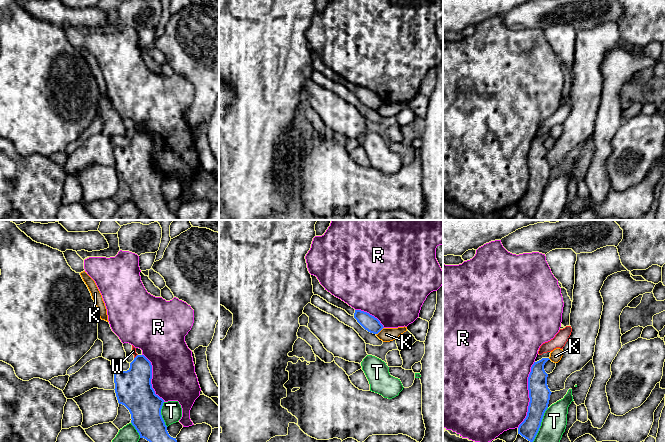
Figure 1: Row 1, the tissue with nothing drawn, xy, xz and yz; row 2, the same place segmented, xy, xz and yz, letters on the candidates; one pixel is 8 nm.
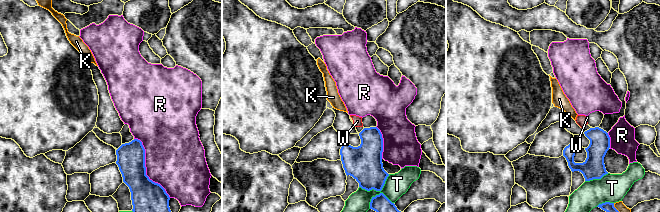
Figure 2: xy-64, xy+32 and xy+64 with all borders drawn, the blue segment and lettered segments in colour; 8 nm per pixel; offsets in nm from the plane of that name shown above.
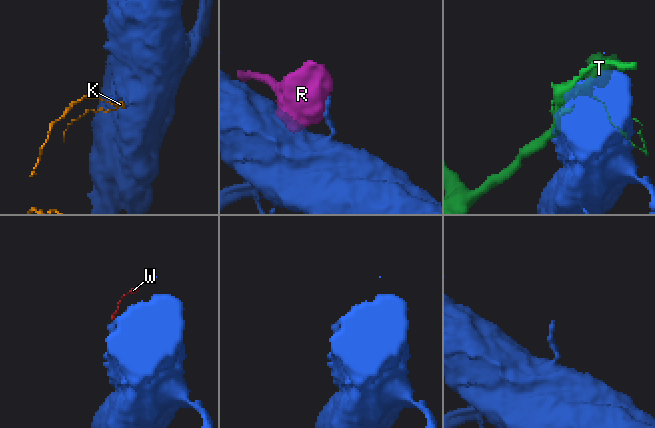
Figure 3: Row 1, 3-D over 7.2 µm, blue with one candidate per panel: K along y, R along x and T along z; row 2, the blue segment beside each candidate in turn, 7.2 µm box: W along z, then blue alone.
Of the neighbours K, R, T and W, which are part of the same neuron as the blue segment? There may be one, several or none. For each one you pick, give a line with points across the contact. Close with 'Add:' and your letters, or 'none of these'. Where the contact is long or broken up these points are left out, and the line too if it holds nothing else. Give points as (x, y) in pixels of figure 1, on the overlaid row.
Add: none of these

